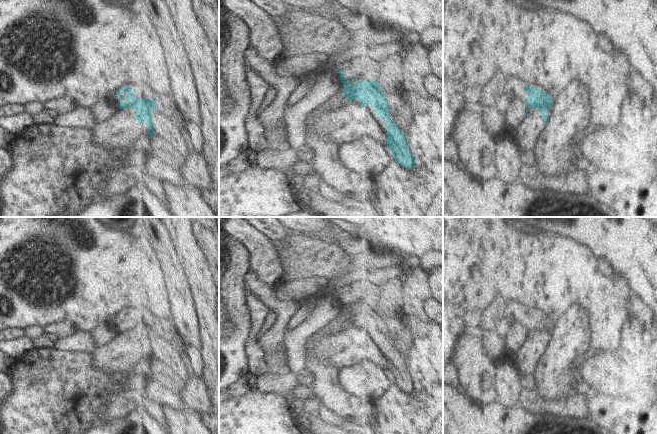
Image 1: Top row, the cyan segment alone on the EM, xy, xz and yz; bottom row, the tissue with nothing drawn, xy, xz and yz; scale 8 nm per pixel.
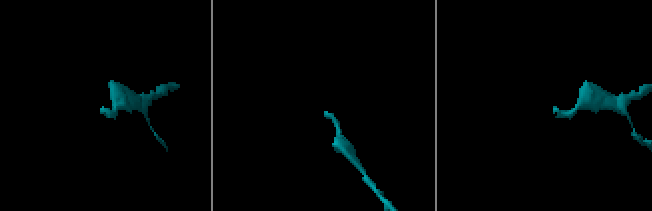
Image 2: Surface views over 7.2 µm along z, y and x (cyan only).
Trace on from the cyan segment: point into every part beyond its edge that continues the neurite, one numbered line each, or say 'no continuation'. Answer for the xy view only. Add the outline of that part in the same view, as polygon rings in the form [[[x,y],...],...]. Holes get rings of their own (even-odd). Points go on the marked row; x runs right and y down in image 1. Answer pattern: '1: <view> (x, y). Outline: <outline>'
1: xy (122, 130). Outline: [[[119,109],[107,121],[96,124],[92,129],[93,142],[111,152],[119,148],[131,148],[133,145],[149,143],[146,122],[140,124],[135,118],[136,109]]]

